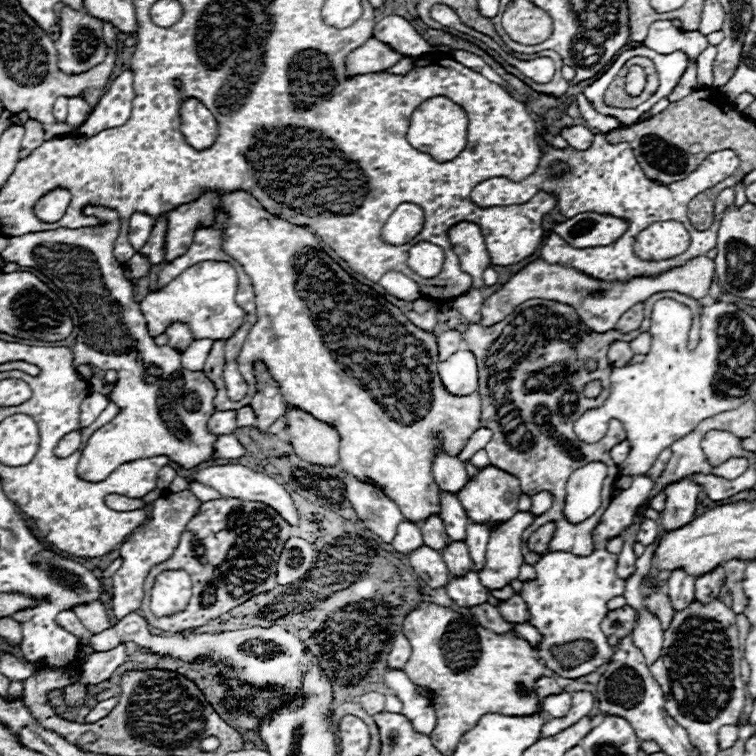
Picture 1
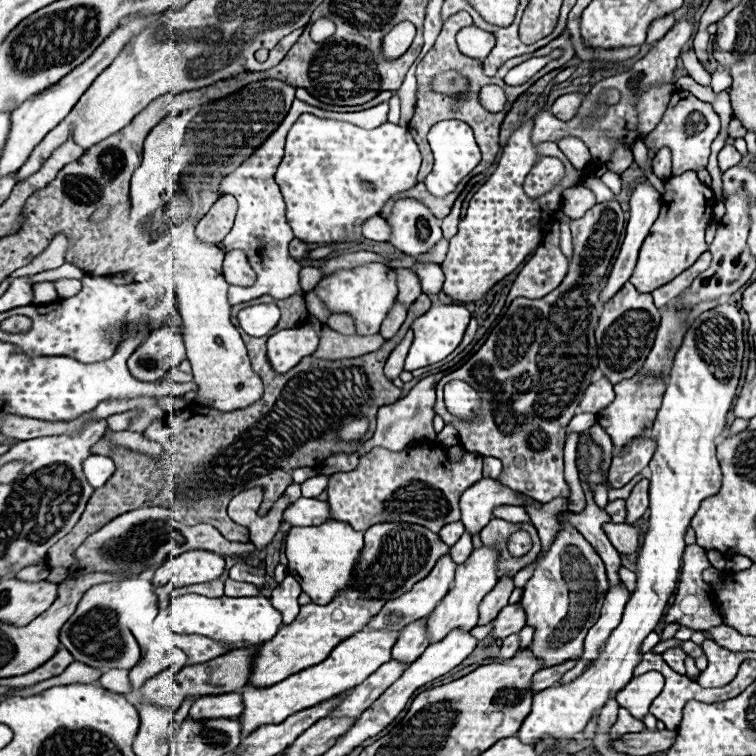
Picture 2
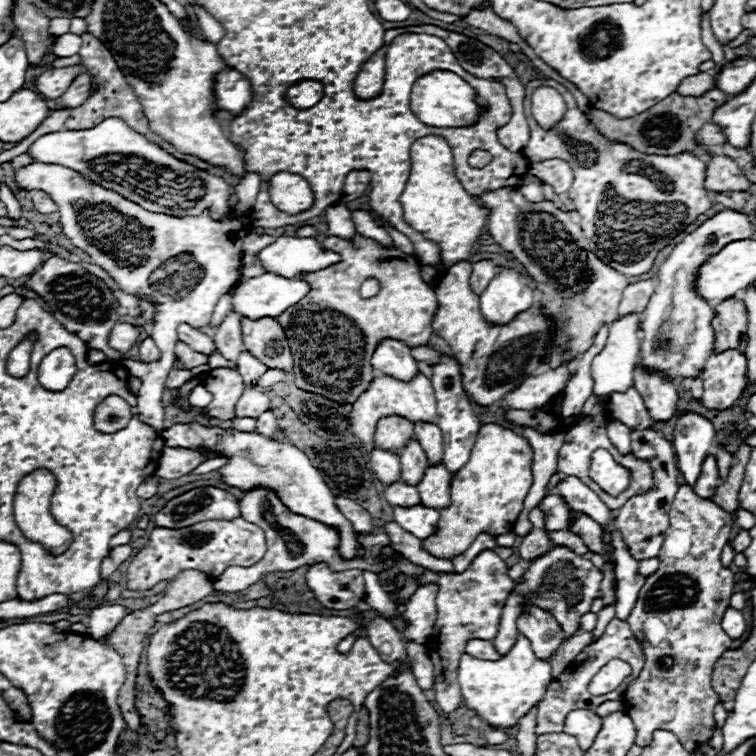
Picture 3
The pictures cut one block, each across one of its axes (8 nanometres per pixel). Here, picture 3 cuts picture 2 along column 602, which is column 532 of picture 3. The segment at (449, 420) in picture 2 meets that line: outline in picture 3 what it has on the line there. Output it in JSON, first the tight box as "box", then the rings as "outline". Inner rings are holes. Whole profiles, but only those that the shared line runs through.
{"box":[478,188,628,368],"outline":[[[520,188],[490,190],[478,196],[478,200],[490,210],[488,230],[496,244],[510,252],[524,272],[536,280],[536,288],[544,292],[542,300],[534,306],[548,308],[558,322],[558,332],[546,366],[556,368],[562,362],[572,362],[578,354],[590,348],[596,330],[604,322],[616,320],[628,278],[600,262],[592,250],[586,250],[580,228],[566,212],[554,208],[552,202],[528,202]]]}

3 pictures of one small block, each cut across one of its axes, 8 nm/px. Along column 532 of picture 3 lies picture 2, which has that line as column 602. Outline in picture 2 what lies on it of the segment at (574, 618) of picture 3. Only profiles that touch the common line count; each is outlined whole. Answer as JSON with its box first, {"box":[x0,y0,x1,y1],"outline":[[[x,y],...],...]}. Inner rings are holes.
{"box":[520,522,608,668],"outline":[[[560,522],[560,530],[552,546],[536,562],[532,578],[524,586],[520,600],[526,612],[526,624],[534,626],[530,650],[542,660],[544,668],[556,666],[568,658],[574,660],[582,652],[582,642],[592,624],[600,618],[600,608],[608,592],[604,564],[592,544],[570,524]]]}

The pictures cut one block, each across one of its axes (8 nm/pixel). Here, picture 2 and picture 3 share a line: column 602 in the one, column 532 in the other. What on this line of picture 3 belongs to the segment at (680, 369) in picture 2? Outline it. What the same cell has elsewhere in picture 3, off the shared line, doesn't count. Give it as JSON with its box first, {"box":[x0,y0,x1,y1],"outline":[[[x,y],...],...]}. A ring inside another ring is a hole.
{"box":[458,634,550,728],"outline":[[[518,634],[512,650],[500,660],[479,660],[465,653],[458,666],[458,684],[466,706],[476,710],[486,724],[510,728],[528,712],[528,708],[546,696],[550,672],[550,664],[536,658],[530,640],[524,634]]]}

